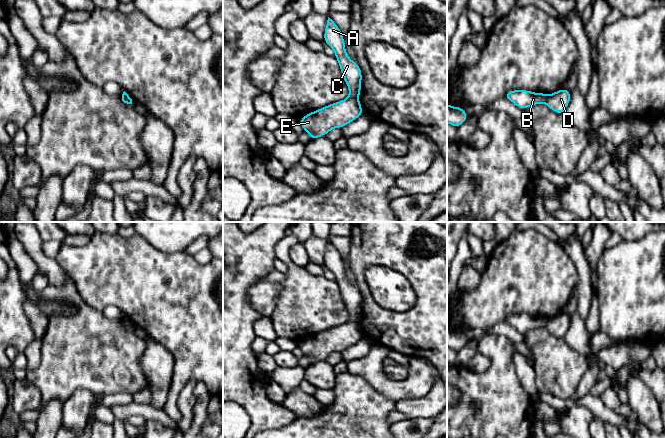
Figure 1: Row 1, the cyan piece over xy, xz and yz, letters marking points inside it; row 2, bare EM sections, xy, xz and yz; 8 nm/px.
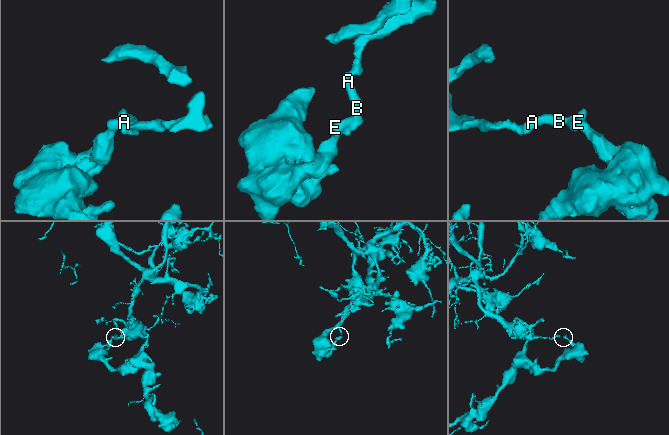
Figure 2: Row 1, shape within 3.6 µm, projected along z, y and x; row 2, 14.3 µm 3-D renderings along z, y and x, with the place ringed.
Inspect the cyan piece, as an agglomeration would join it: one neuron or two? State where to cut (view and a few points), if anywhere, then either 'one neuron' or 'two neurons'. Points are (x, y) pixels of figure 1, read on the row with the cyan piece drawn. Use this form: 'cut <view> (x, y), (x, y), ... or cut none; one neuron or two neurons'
cut xz (350, 96), (357, 98); two neurons

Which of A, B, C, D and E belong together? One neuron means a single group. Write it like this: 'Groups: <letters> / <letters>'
Groups: A B C / D E

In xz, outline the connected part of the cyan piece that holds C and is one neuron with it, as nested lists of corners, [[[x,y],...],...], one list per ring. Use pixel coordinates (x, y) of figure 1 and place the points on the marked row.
[[[329,17],[324,32],[324,42],[335,52],[334,57],[339,62],[343,78],[349,88],[350,97],[358,98],[361,92],[361,69],[359,65],[352,61],[347,55],[341,30]]]

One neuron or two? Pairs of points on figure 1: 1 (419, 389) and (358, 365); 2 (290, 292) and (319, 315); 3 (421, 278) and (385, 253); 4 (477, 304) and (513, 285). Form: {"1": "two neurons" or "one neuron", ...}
{"1": "one neuron", "2": "one neuron", "3": "one neuron", "4": "one neuron"}

